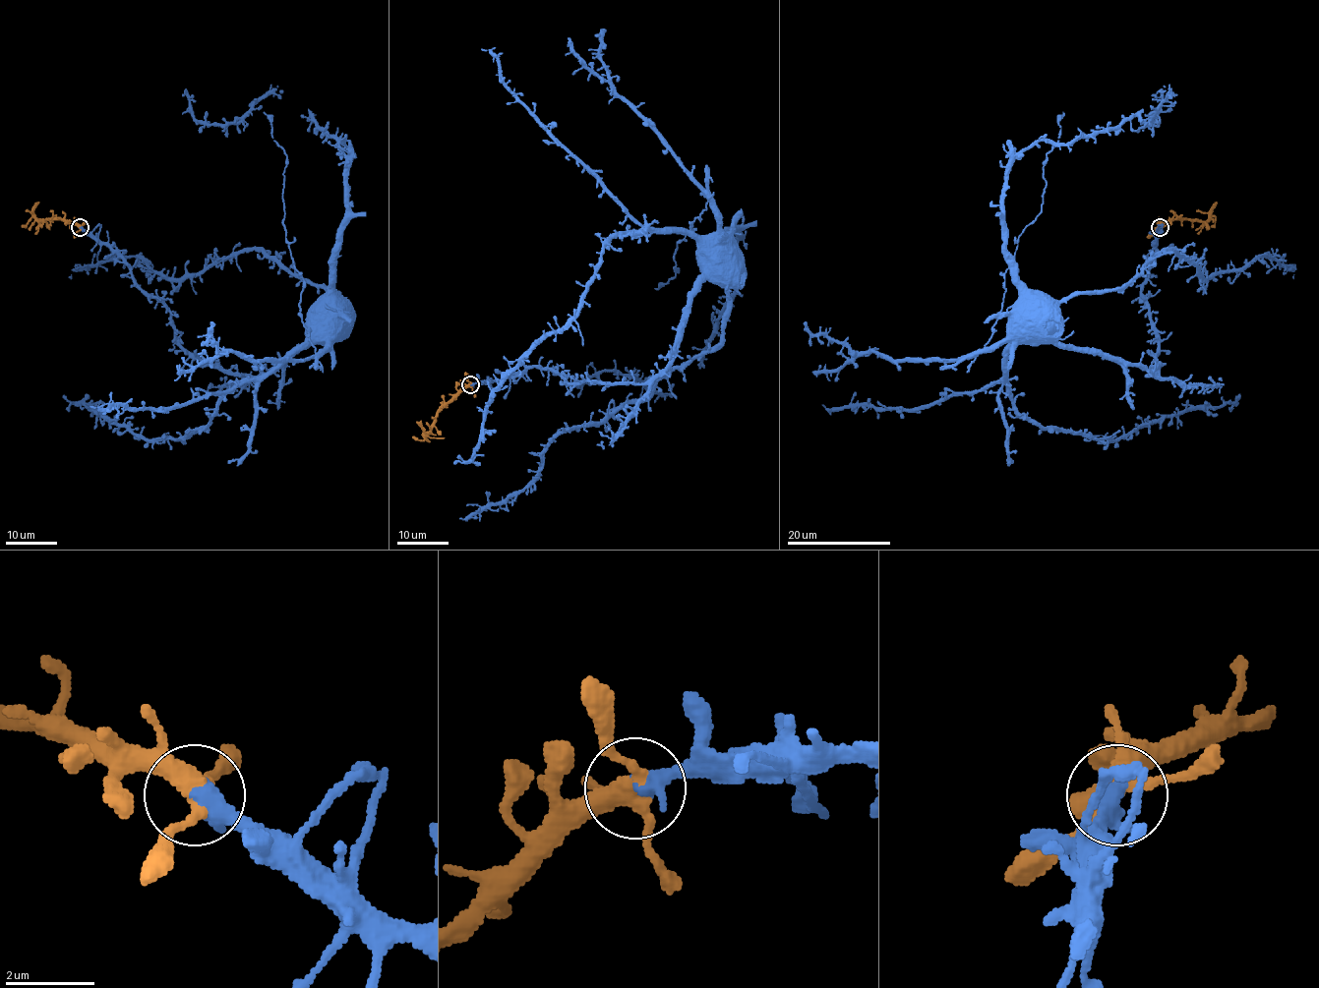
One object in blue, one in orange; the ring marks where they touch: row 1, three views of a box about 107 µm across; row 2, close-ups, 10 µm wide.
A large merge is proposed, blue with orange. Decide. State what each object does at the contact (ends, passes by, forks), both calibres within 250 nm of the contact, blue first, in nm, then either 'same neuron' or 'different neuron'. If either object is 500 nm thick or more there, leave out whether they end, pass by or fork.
500 nm thick on the blue side, 340 nm on the other; same neuron

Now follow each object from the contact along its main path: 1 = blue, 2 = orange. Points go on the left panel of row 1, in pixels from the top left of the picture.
1: (79, 227), (169, 313), (185, 350), (222, 369), (265, 376), (335, 305), (334, 314)
2: (79, 227), (60, 219), (43, 220), (32, 216), (21, 227)

